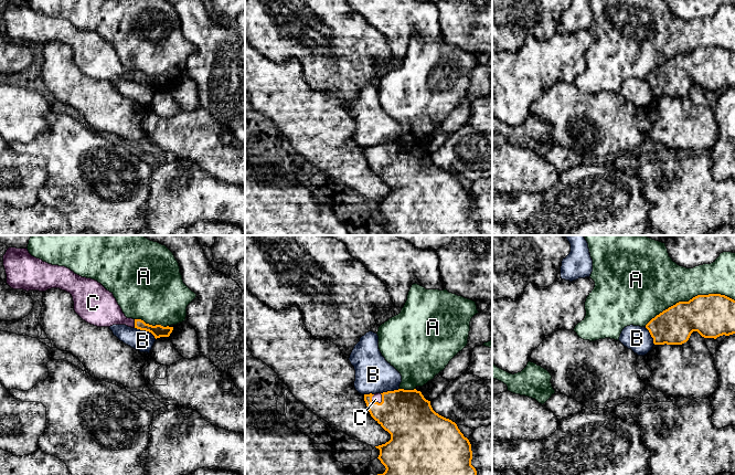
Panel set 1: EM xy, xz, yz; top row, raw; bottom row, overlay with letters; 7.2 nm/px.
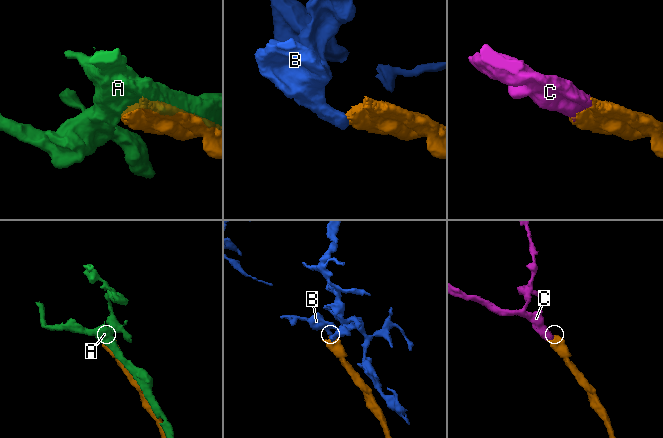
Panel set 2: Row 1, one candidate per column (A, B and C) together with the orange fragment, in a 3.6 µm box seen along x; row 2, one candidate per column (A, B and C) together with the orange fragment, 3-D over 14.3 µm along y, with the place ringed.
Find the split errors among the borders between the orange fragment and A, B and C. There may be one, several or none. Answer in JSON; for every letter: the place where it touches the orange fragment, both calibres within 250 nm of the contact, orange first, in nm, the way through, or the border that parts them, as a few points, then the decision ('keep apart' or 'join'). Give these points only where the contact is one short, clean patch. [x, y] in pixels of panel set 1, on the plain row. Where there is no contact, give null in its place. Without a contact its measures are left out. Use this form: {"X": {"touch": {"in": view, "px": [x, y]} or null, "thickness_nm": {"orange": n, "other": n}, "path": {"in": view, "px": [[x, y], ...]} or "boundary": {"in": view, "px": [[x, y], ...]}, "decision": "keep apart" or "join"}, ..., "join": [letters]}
{"A": {"touch": {"in": "yz", "px": [690, 52]}, "thickness_nm": {"orange": 320, "other": 380}, "decision": "keep apart"}, "B": {"touch": {"in": "xy", "px": [146, 83]}, "thickness_nm": {"orange": 90, "other": 150}, "boundary": {"in": "xy", "px": [[135, 80], [148, 83], [156, 91]]}, "decision": "keep apart"}, "C": {"touch": {"in": "xz", "px": [381, 155]}, "thickness_nm": {"orange": 360, "other": 60}, "decision": "join"}, "join": ["C"]}

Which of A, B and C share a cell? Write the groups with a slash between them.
A / B / C

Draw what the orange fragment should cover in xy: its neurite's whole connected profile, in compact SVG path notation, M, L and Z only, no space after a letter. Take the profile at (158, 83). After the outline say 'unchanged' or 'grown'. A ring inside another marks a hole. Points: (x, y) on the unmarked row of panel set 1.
M9 0L3 8L7 36L13 42L45 44L60 41L70 45L75 65L97 80L126 77L151 85L155 91L169 89L173 80L149 77L127 71L113 45L95 32L82 30L65 19L52 18L32 9L28 1Z; grown

